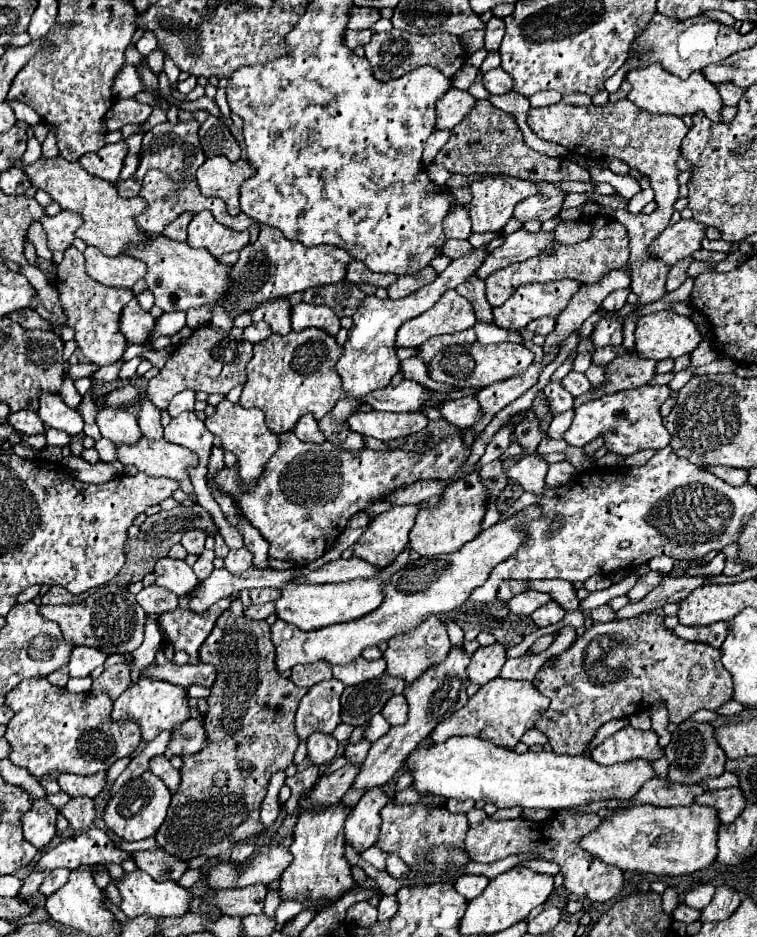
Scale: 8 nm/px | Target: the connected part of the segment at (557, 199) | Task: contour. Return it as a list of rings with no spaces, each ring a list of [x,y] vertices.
[[[541,182],[539,184],[539,194],[535,196],[529,196],[525,200],[521,200],[517,206],[515,206],[515,218],[521,220],[521,222],[527,222],[527,220],[549,220],[549,218],[555,218],[561,208],[563,208],[563,200],[565,200],[565,194],[557,184],[549,184],[549,182]]]

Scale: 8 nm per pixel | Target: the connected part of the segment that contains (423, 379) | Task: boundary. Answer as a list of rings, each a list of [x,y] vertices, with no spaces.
[[[411,356],[411,358],[403,360],[403,362],[401,362],[401,366],[399,366],[399,372],[403,374],[403,378],[405,378],[405,380],[413,380],[413,382],[417,382],[417,384],[421,384],[421,386],[431,388],[431,390],[434,391],[446,391],[450,393],[457,390],[454,386],[449,386],[442,382],[433,382],[433,380],[427,376],[427,366],[425,366],[425,362],[423,362],[423,358],[421,358],[421,356]]]

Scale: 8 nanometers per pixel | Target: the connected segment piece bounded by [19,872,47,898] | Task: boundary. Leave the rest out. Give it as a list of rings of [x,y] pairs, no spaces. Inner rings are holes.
[[[31,872],[31,874],[27,876],[27,880],[25,880],[25,884],[21,886],[19,896],[21,896],[21,898],[27,898],[27,896],[31,896],[31,894],[37,894],[41,882],[45,880],[45,876],[47,876],[47,872]]]

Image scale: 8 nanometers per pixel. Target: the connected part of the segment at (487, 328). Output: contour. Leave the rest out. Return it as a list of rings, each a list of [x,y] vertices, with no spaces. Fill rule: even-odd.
[[[477,322],[475,324],[475,332],[477,332],[477,340],[481,344],[489,344],[489,342],[515,342],[515,344],[523,344],[523,338],[519,336],[519,332],[507,332],[503,328],[493,326],[493,324]]]

